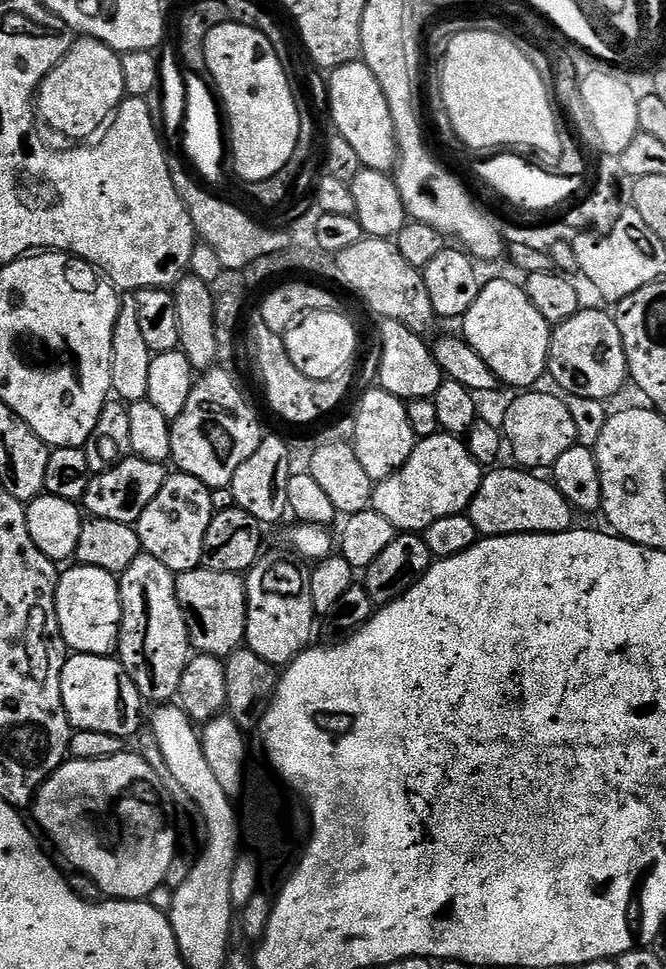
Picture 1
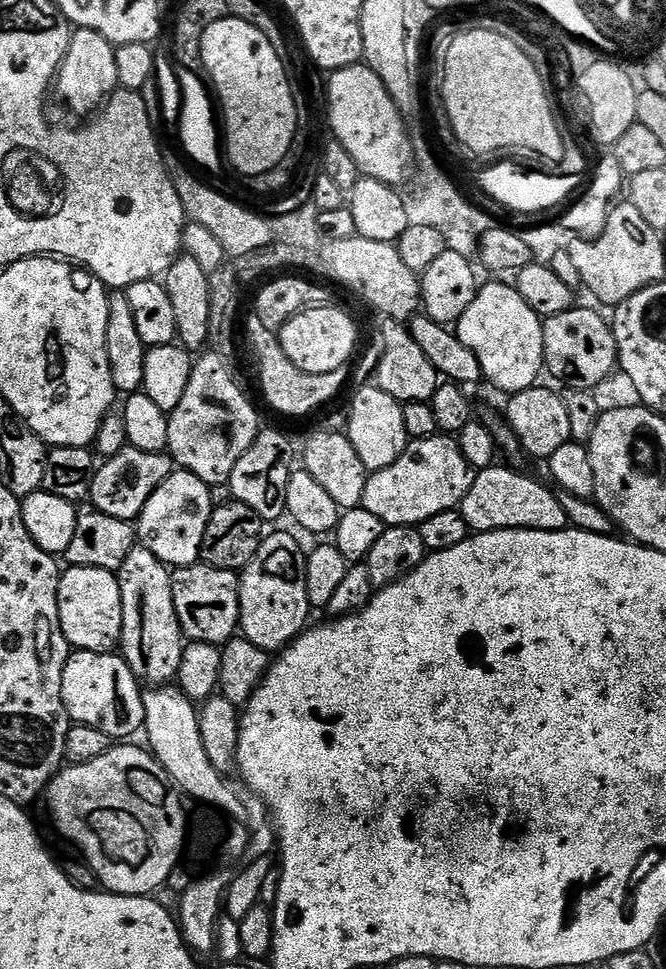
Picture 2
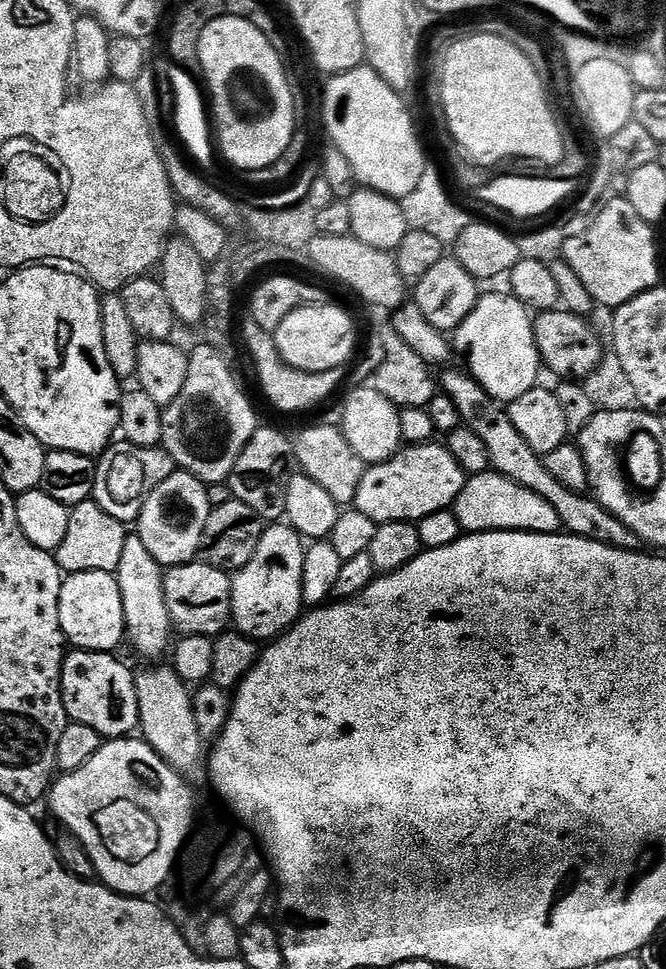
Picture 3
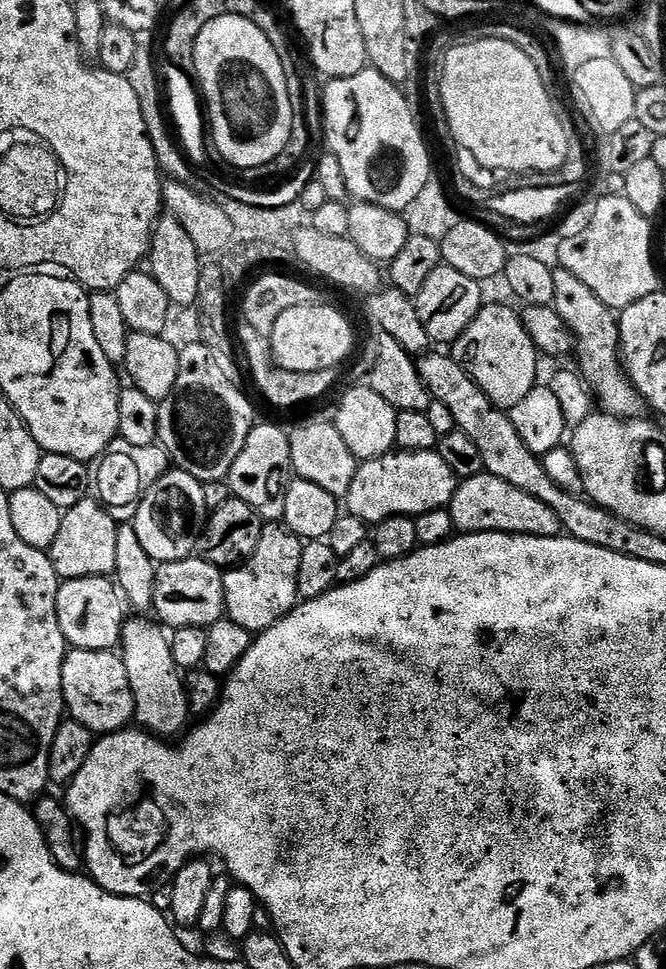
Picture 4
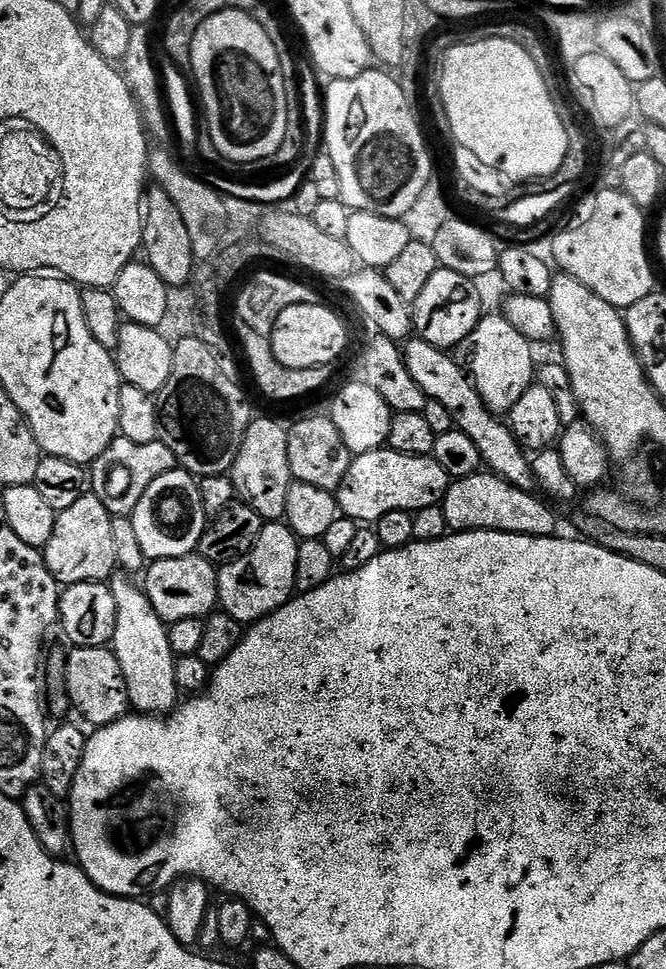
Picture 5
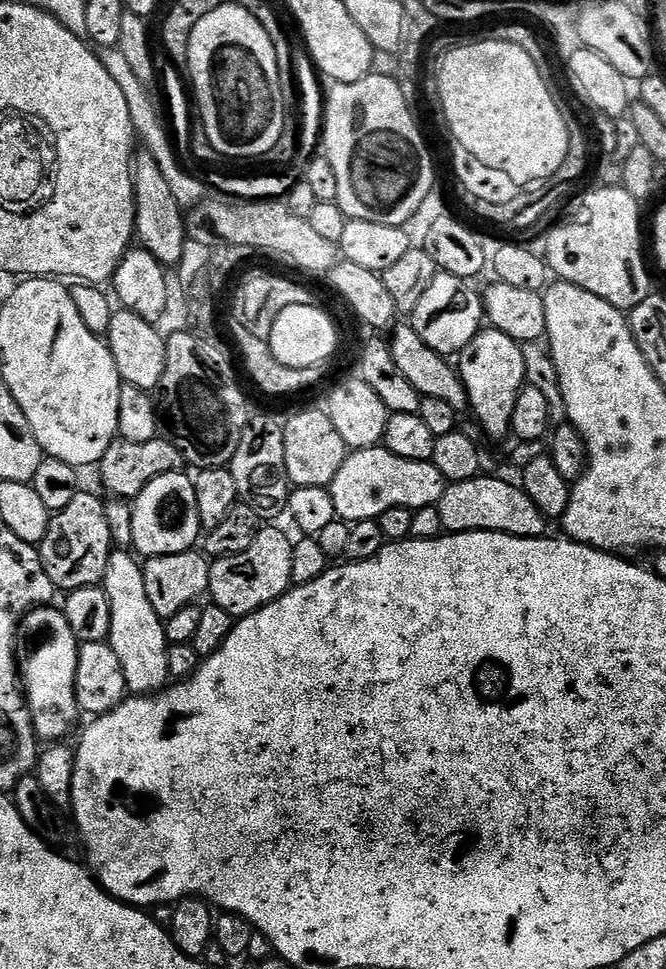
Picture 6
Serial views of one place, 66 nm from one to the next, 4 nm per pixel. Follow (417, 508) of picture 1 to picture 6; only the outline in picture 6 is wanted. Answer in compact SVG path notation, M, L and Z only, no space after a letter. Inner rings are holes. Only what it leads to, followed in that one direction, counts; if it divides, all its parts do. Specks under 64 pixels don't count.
M383 446L374 448L357 448L349 451L348 456L342 462L342 468L338 474L334 474L334 482L327 489L334 498L334 510L339 519L349 525L357 524L363 520L379 520L386 510L395 508L430 508L439 504L446 481L438 466L434 466L431 460L426 462L410 462L410 458L398 458L398 454L390 454Z

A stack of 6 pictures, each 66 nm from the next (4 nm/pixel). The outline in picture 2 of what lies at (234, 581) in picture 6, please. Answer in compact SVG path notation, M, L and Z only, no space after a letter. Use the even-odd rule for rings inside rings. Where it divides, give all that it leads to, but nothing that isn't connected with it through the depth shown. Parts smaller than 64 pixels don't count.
M269 531L258 546L258 554L239 573L239 631L254 646L269 654L279 653L309 627L306 598L306 548L288 532Z

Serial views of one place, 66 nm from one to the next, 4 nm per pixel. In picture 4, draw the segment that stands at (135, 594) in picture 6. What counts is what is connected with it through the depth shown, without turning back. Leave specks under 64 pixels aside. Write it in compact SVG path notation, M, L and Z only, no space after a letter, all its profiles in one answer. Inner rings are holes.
M148 618L136 619L140 620L125 619L122 637L122 659L126 666L126 678L130 678L130 690L134 694L136 707L135 723L160 738L179 737L189 727L190 709L182 669L174 662L172 641L159 623L151 624L144 620Z

